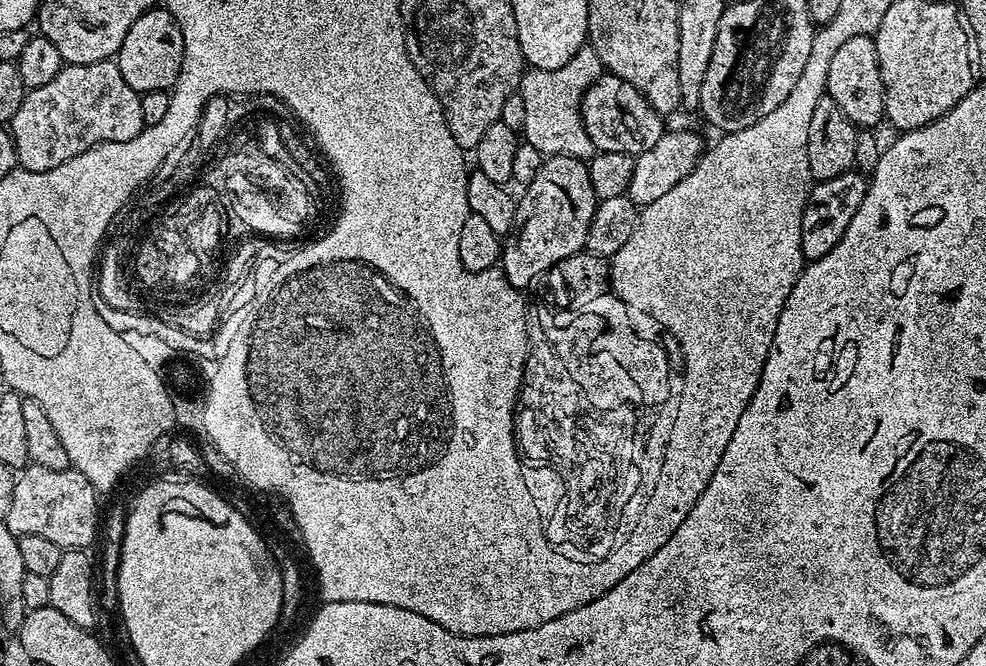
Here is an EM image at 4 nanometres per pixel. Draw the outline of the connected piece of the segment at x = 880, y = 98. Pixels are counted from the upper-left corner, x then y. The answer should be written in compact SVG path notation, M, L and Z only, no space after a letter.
M872 36L850 38L843 46L838 46L838 51L830 62L826 94L834 98L842 114L857 129L875 129L876 123L884 120L884 87L878 66L876 41Z

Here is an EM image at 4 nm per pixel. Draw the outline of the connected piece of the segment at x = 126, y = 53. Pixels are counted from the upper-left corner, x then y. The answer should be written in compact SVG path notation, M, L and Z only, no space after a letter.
M163 6L151 8L134 26L130 26L130 34L126 34L126 42L122 42L120 51L114 59L116 65L122 70L122 78L134 91L168 92L182 70L184 57L184 39L178 22L168 13Z

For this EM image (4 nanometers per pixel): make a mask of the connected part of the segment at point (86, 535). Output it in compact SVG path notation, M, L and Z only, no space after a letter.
M29 463L28 467L19 469L14 486L14 499L10 502L10 514L2 517L2 521L19 538L21 536L37 535L54 542L54 546L65 550L88 550L96 540L96 527L100 524L101 497L96 487L80 472L71 467L66 470L46 470L46 466Z

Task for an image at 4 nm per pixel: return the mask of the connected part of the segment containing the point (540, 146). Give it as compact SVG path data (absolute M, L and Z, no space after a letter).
M590 46L582 47L566 66L558 66L558 70L549 72L537 72L535 70L525 71L520 80L518 93L525 102L525 124L522 129L522 140L536 152L541 152L541 157L550 156L573 156L582 161L587 161L593 155L594 149L590 142L590 134L586 134L586 126L582 122L580 107L582 98L586 94L588 87L602 74L602 65L598 54Z

